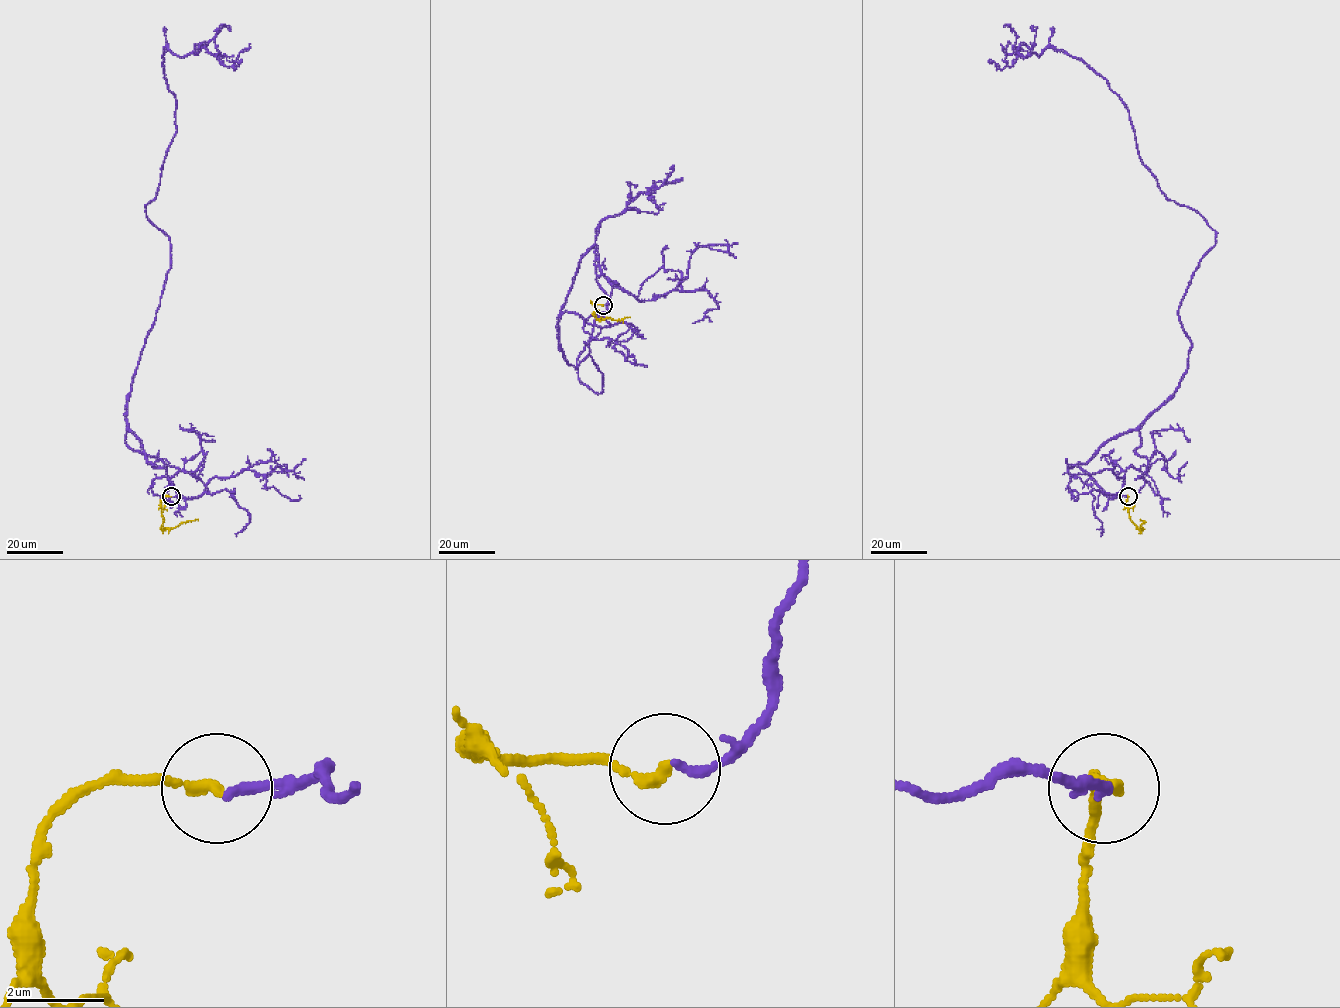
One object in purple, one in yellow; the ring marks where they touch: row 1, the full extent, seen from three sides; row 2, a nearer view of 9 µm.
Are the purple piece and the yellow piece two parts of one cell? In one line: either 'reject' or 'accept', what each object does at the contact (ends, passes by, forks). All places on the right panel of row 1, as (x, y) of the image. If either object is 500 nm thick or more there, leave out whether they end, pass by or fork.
accept; purple ends; yellow ends

